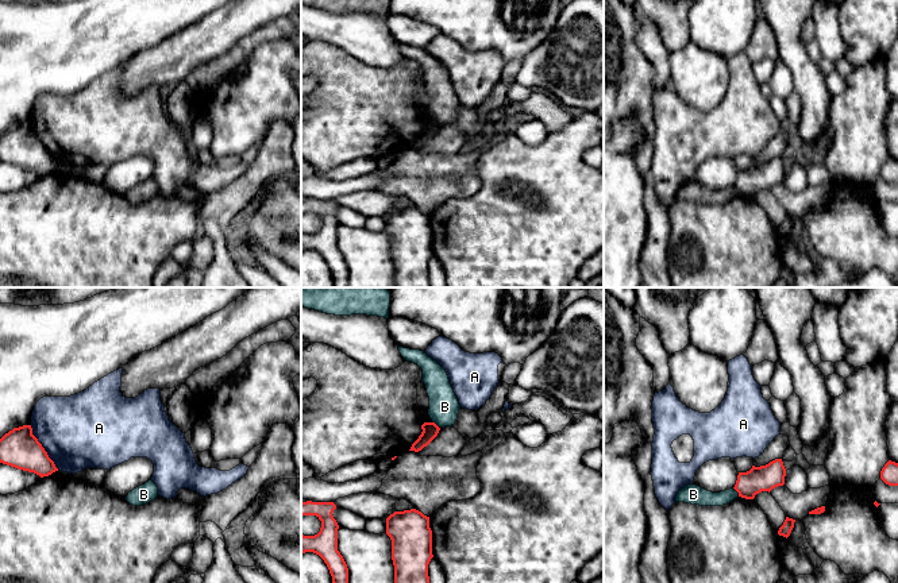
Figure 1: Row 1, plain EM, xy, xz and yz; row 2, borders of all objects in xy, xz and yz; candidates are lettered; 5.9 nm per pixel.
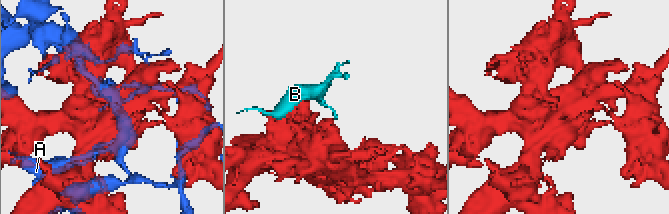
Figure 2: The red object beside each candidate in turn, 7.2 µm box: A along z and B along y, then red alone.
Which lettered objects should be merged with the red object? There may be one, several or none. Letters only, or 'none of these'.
none of these

